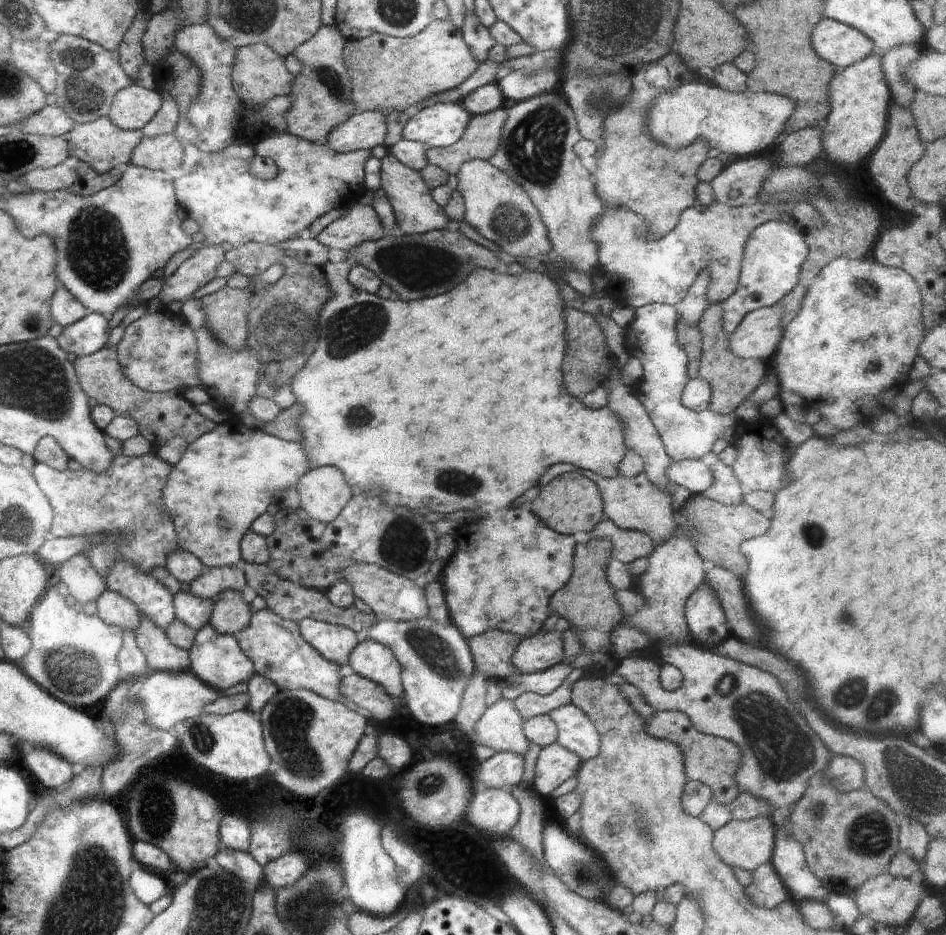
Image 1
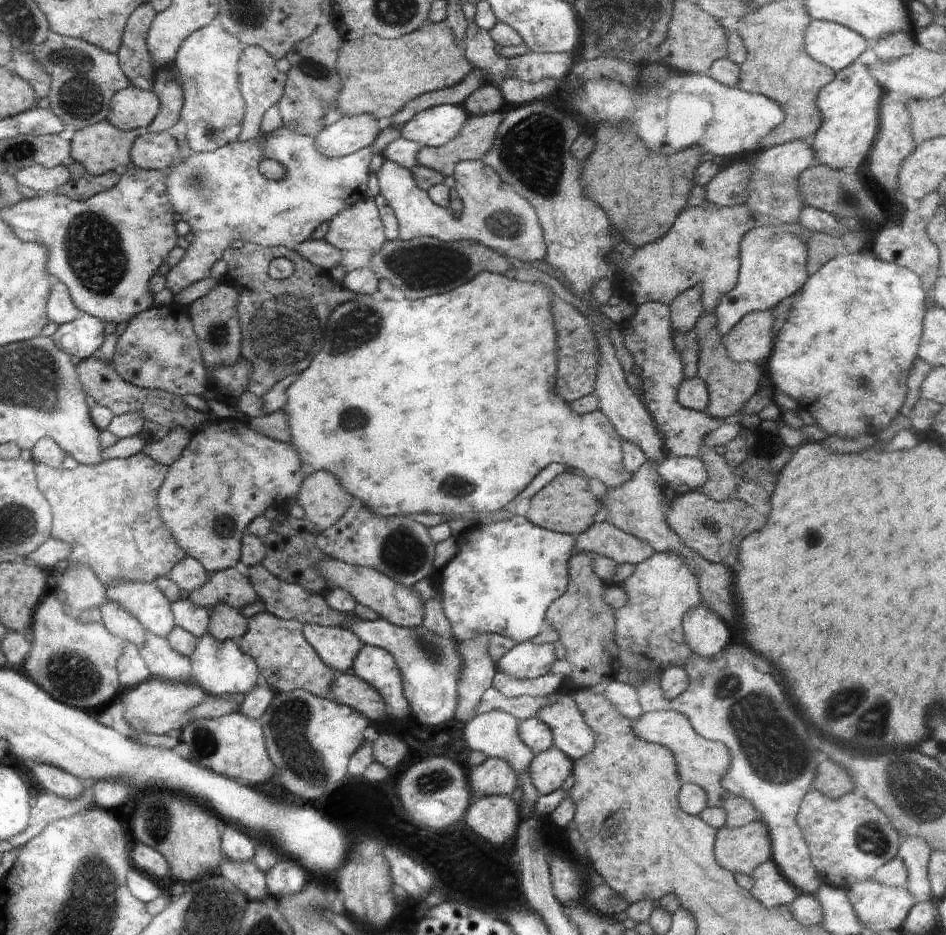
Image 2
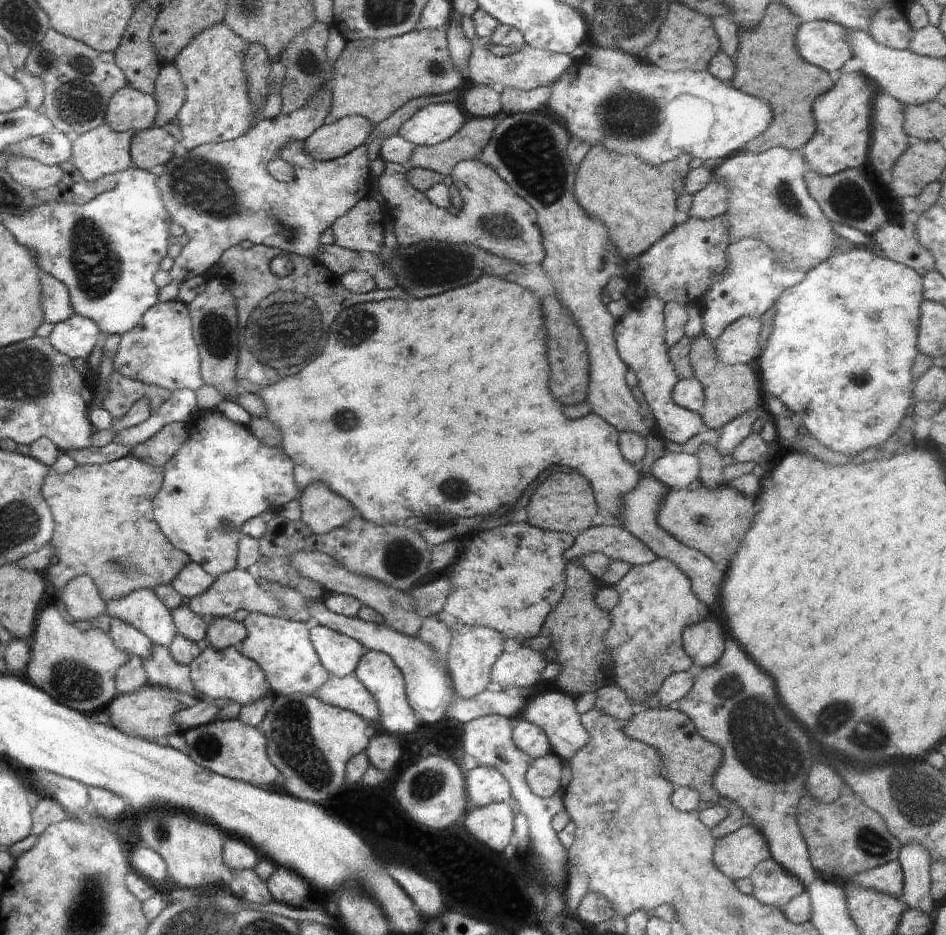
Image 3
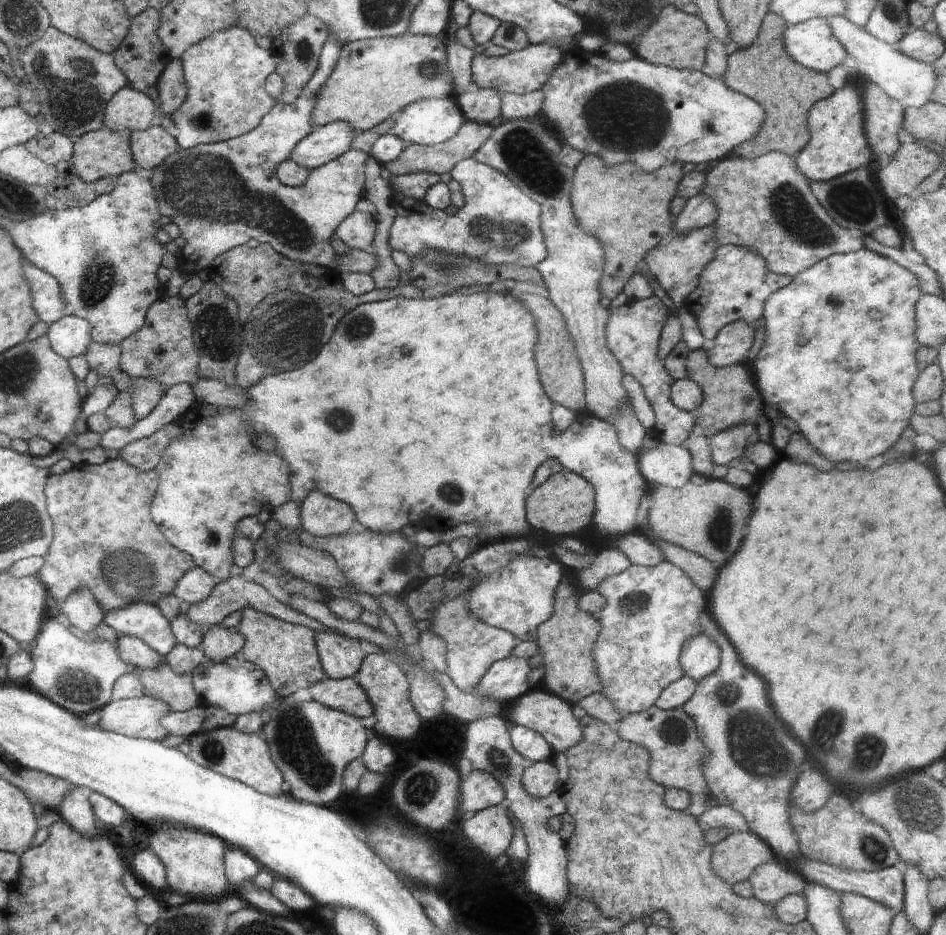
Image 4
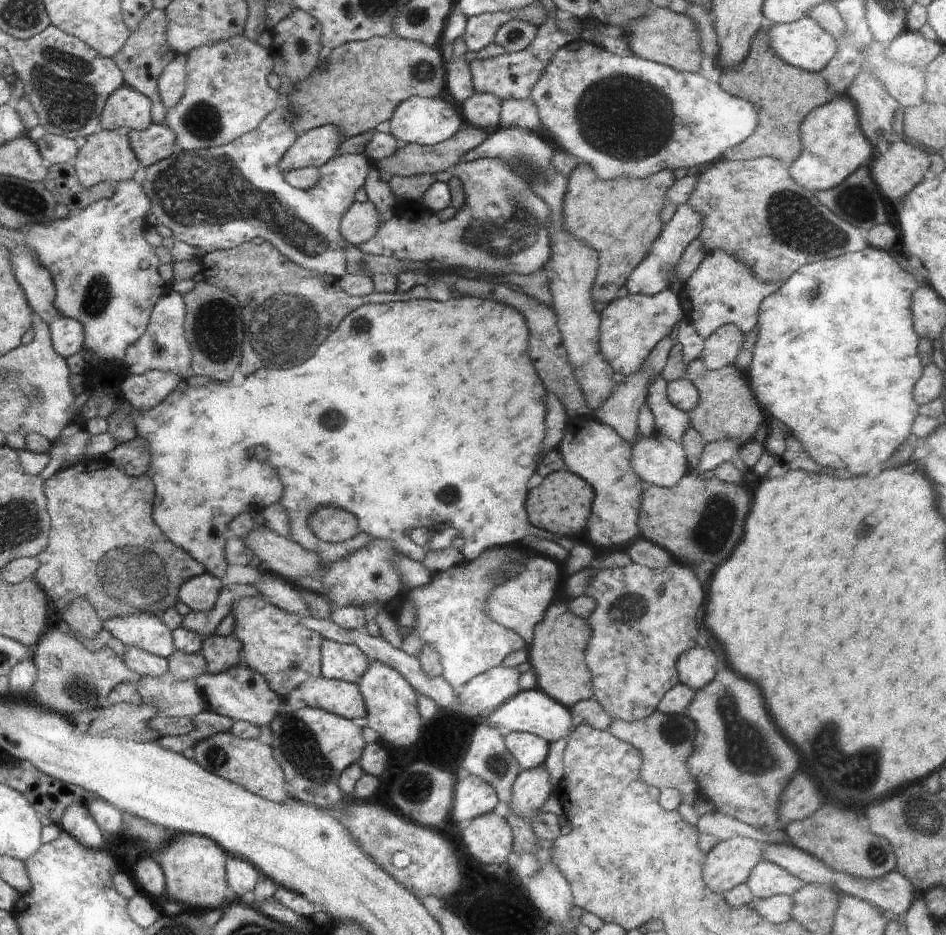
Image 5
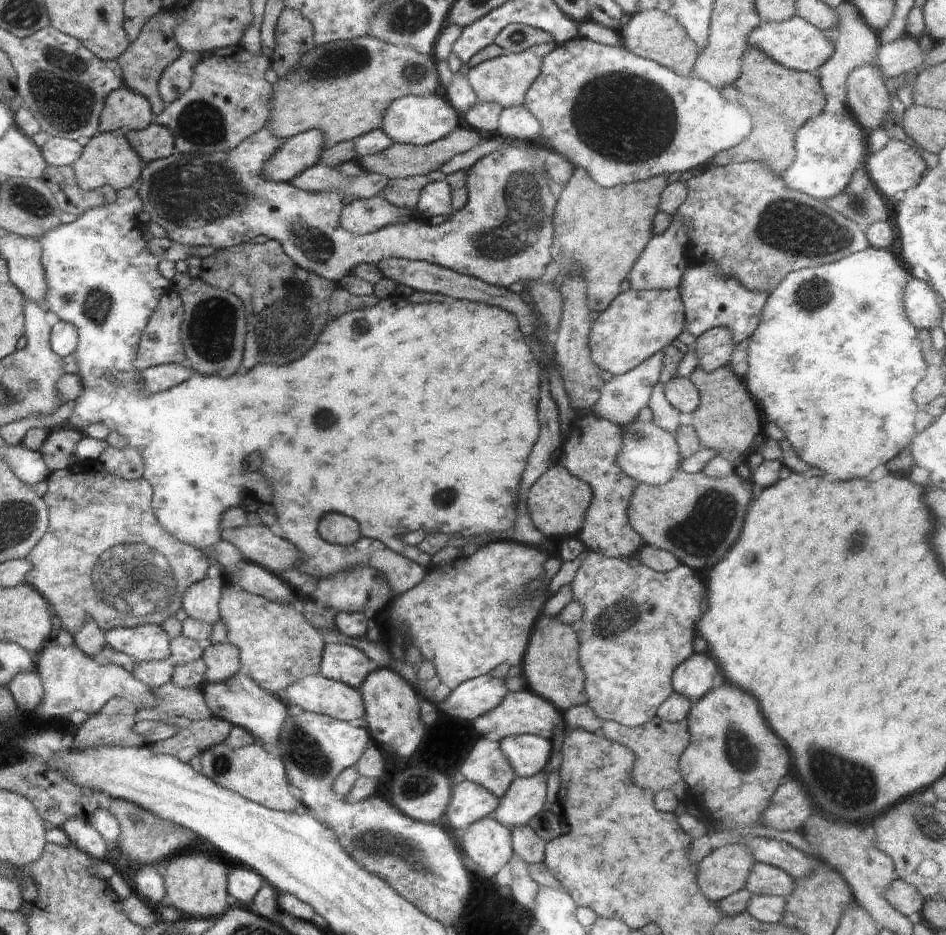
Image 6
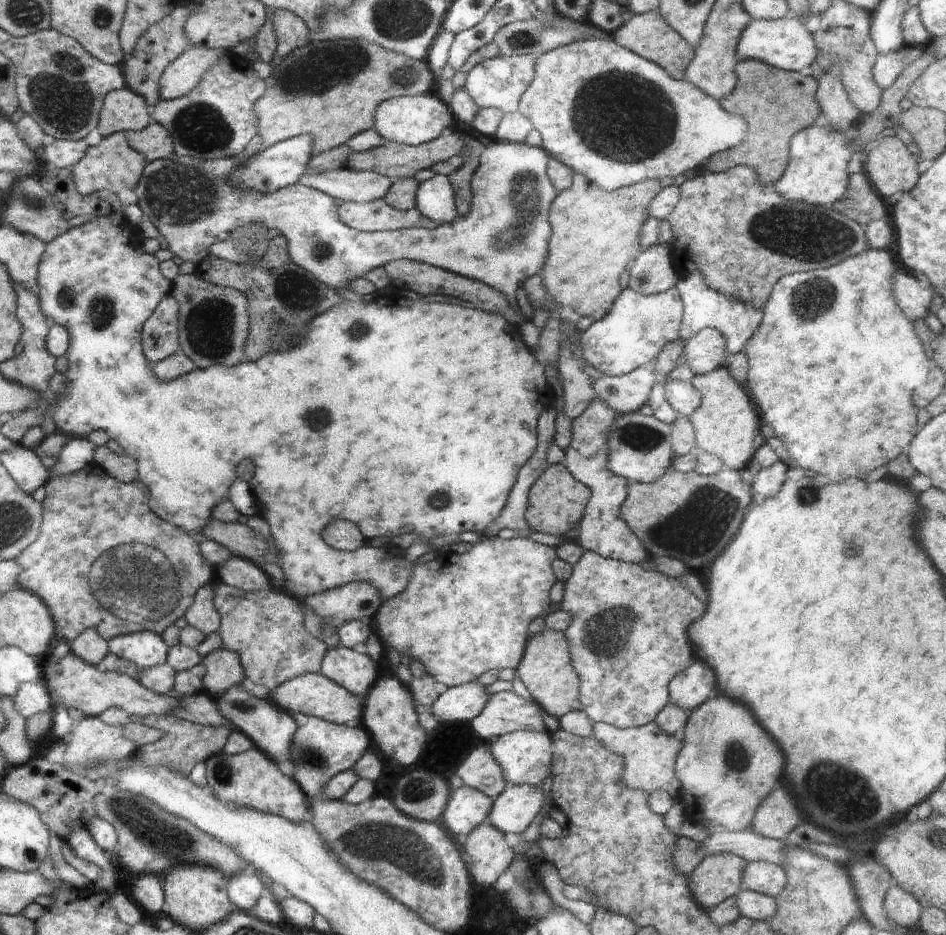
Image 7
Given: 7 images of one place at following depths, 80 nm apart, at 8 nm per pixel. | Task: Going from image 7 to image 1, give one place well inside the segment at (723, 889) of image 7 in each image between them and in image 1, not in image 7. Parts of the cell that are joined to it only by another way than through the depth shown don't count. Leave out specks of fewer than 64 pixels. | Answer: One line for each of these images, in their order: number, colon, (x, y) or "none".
1: (748, 844)
2: (740, 850)
3: (736, 854)
4: (734, 858)
5: (729, 864)
6: (723, 872)

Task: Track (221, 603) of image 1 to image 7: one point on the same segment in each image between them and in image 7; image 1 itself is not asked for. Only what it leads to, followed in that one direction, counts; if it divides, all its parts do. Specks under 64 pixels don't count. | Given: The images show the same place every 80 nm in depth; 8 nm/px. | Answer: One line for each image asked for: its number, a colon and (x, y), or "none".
2: (225, 622)
3: (222, 632)
4: (219, 643)
5: (220, 652)
6: (222, 661)
7: (223, 668)

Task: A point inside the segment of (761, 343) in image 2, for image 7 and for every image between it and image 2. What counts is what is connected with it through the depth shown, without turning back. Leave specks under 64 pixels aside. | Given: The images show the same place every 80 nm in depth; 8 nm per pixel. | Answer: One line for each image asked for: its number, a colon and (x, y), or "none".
3: (738, 344)
4: (731, 345)
5: (720, 349)
6: (714, 348)
7: (705, 352)

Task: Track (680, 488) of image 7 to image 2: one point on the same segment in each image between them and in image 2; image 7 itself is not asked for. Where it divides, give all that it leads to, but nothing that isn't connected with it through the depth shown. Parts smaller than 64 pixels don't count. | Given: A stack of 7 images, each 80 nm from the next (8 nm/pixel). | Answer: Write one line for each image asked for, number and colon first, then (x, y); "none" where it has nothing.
2: (714, 529)
3: (713, 522)
4: (712, 519)
5: (697, 521)
6: (696, 518)

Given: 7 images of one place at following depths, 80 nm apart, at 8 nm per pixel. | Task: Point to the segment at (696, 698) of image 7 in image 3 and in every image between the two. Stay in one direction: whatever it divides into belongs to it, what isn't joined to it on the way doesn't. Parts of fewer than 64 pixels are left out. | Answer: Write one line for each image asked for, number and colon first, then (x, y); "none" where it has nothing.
3: (704, 641)
4: (700, 656)
5: (696, 667)
6: (699, 675)

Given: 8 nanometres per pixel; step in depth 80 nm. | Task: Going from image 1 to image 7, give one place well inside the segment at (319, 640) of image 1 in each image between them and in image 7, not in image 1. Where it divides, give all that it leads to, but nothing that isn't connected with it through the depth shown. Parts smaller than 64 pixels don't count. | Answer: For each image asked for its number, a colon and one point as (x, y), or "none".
2: (337, 646)
3: (339, 654)
4: (341, 657)
5: (345, 662)
6: (344, 663)
7: (356, 672)

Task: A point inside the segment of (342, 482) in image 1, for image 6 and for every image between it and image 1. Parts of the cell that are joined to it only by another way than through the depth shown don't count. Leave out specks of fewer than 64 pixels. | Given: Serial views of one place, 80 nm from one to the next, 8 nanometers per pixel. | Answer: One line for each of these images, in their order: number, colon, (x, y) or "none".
2: (324, 502)
3: (322, 510)
4: (322, 516)
5: (330, 525)
6: (338, 529)

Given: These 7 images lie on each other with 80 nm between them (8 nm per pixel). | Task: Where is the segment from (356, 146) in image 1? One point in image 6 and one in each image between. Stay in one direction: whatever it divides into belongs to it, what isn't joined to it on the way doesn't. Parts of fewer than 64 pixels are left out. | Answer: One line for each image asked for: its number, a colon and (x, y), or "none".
2: (349, 133)
3: (330, 141)
4: (323, 144)
5: (313, 148)
6: (298, 153)

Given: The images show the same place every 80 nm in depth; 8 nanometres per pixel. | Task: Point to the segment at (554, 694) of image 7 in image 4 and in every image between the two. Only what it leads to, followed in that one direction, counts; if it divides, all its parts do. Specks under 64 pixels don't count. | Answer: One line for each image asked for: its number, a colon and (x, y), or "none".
4: (566, 640)
5: (556, 655)
6: (550, 666)

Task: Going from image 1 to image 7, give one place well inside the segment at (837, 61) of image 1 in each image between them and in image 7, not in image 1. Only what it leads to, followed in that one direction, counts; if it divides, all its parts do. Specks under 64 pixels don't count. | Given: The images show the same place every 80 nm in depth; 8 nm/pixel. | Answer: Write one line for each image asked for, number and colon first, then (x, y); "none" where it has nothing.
2: (827, 42)
3: (823, 43)
4: (811, 43)
5: (804, 44)
6: (796, 44)
7: (788, 44)

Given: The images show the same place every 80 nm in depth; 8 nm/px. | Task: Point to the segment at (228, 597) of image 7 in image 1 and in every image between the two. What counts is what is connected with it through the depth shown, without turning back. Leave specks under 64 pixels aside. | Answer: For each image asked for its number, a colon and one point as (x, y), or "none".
1: (274, 644)
2: (285, 660)
3: (282, 648)
4: (287, 653)
5: (275, 643)
6: (277, 647)

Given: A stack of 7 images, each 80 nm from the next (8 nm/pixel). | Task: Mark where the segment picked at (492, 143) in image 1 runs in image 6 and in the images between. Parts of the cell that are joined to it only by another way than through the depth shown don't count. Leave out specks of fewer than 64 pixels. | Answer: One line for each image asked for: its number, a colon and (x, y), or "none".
2: (476, 136)
3: (469, 142)
4: (442, 157)
5: (411, 159)
6: (402, 160)

